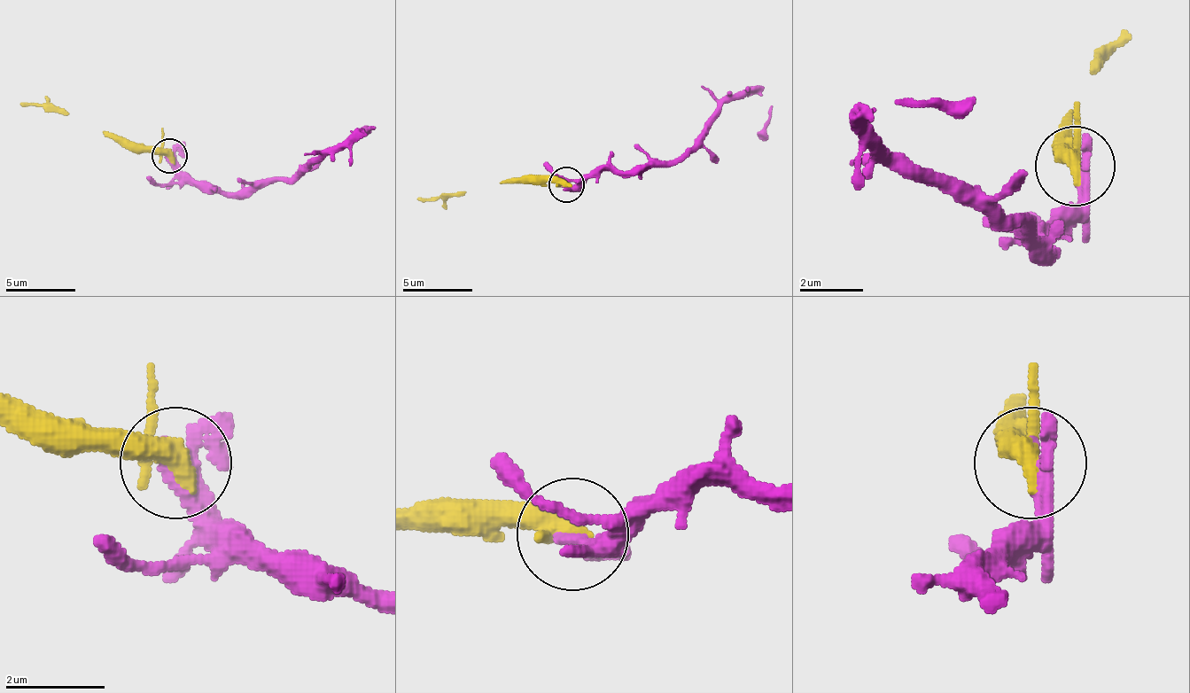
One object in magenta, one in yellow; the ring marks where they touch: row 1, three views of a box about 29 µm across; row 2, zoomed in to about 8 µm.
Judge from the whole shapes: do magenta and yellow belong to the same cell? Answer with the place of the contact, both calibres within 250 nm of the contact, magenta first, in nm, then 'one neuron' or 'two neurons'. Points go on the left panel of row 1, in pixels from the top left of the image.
(169, 155) | 240/400 nm | one neuron

